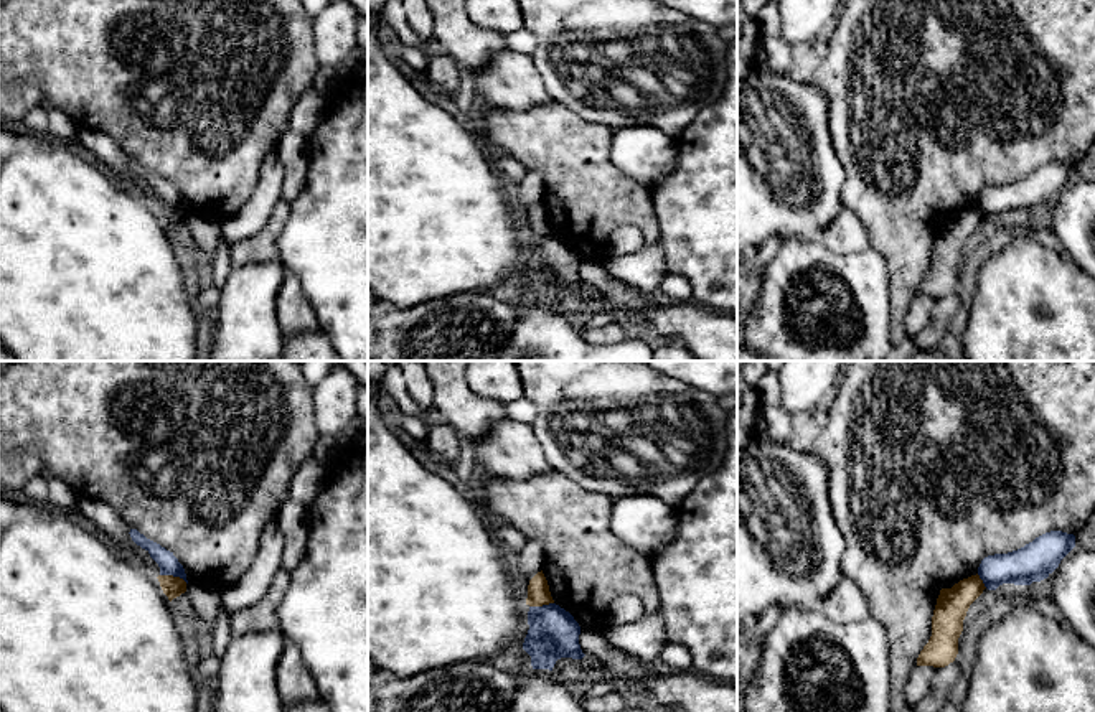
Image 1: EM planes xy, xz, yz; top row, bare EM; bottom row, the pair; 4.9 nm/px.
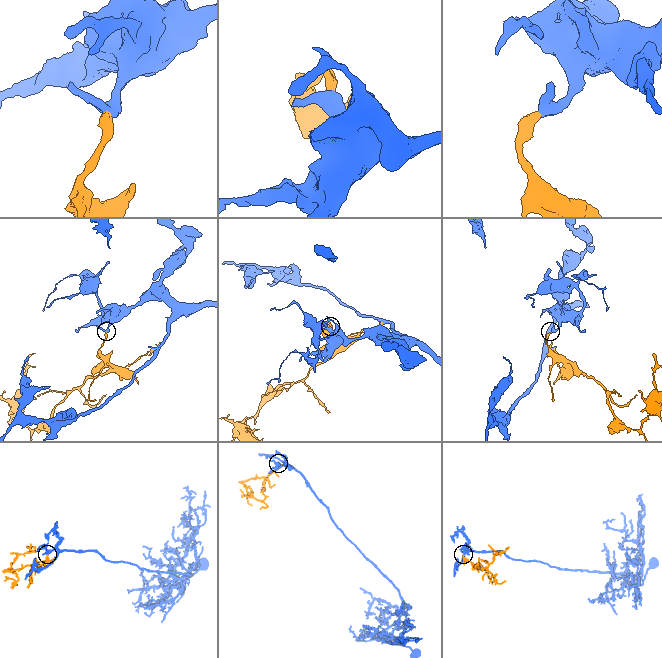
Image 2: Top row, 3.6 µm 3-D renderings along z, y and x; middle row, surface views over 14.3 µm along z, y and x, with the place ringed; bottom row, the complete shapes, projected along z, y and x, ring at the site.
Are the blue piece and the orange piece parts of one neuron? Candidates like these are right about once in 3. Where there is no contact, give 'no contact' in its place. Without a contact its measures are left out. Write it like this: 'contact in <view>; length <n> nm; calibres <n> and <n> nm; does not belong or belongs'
contact in xy; length 140 nm; calibres 100 and 100 nm; does not belong

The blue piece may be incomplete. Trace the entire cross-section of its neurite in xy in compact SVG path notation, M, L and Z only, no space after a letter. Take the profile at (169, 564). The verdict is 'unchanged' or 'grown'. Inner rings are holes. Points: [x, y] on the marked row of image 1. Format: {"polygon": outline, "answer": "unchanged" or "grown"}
{"polygon": "M130 529L132 541L145 549L150 557L158 564L160 575L173 575L183 578L186 583L186 574L183 565L178 562L178 559L173 555L173 552L167 550L160 544L147 539L143 534L140 534L137 529Z", "answer": "unchanged"}

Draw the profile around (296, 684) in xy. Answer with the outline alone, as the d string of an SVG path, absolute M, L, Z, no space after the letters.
M289 641L277 664L277 689L284 707L290 707L303 700L323 700L312 674L302 659L298 646Z

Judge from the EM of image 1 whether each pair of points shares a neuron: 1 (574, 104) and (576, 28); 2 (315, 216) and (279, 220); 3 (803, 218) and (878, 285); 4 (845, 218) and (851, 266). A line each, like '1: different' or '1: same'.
1: same
2: different
3: different
4: different

